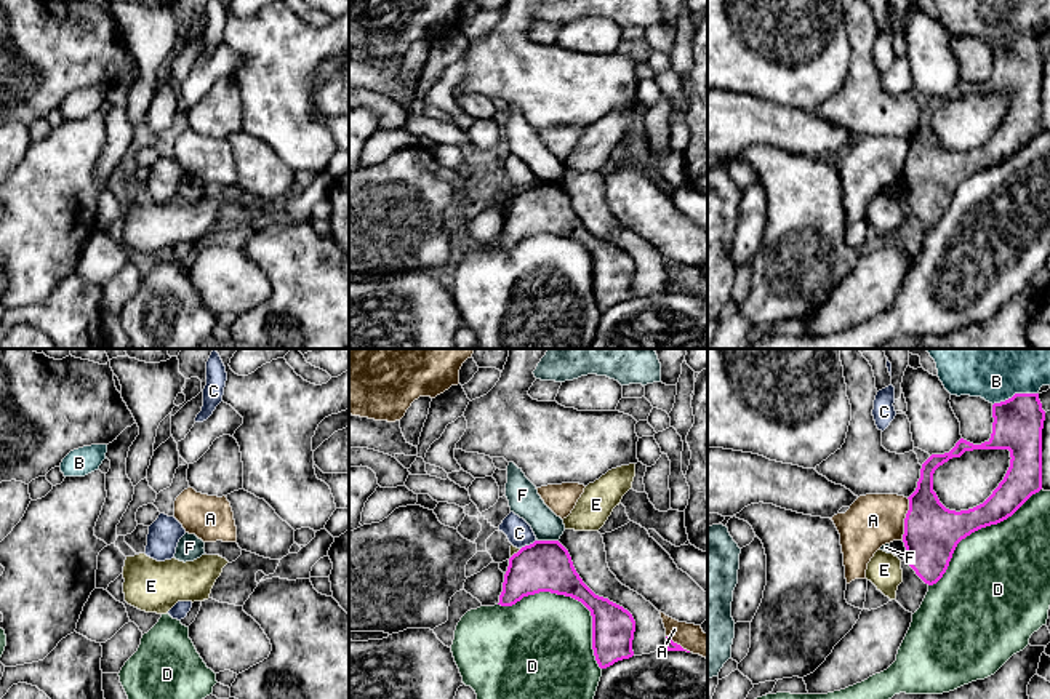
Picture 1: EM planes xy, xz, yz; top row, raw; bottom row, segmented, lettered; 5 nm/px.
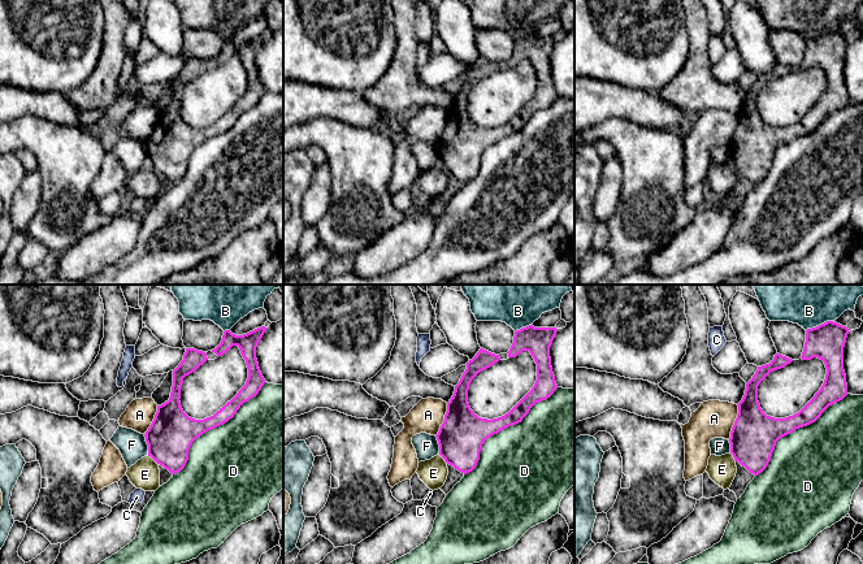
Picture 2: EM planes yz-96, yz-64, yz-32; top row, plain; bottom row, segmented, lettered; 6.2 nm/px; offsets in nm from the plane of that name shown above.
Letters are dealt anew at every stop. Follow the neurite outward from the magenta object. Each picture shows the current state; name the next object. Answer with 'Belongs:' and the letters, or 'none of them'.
Belongs: none of them

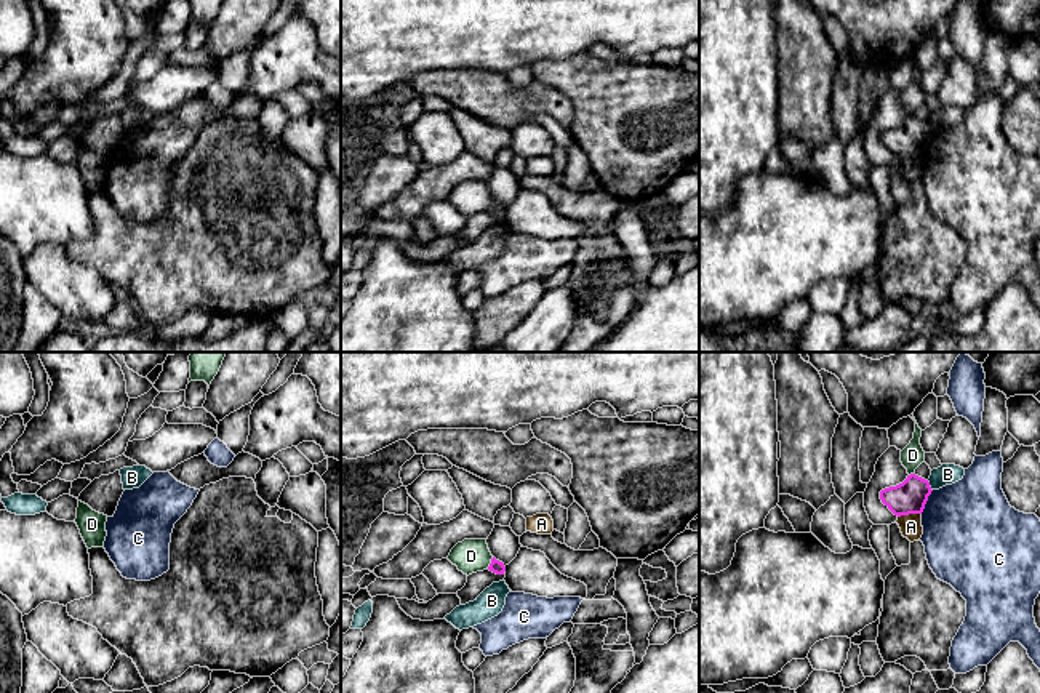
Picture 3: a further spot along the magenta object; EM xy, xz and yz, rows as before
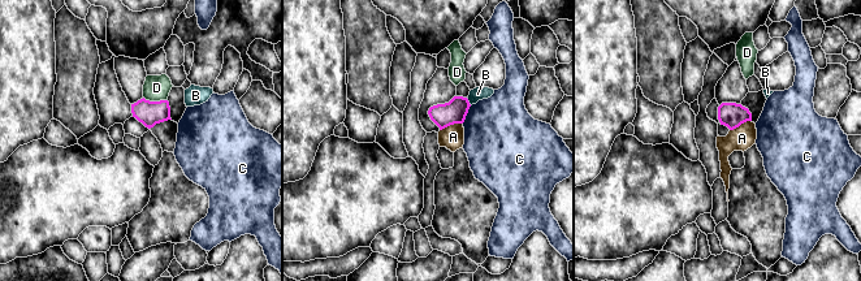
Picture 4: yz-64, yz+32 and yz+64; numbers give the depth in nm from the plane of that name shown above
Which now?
Belongs: none of them

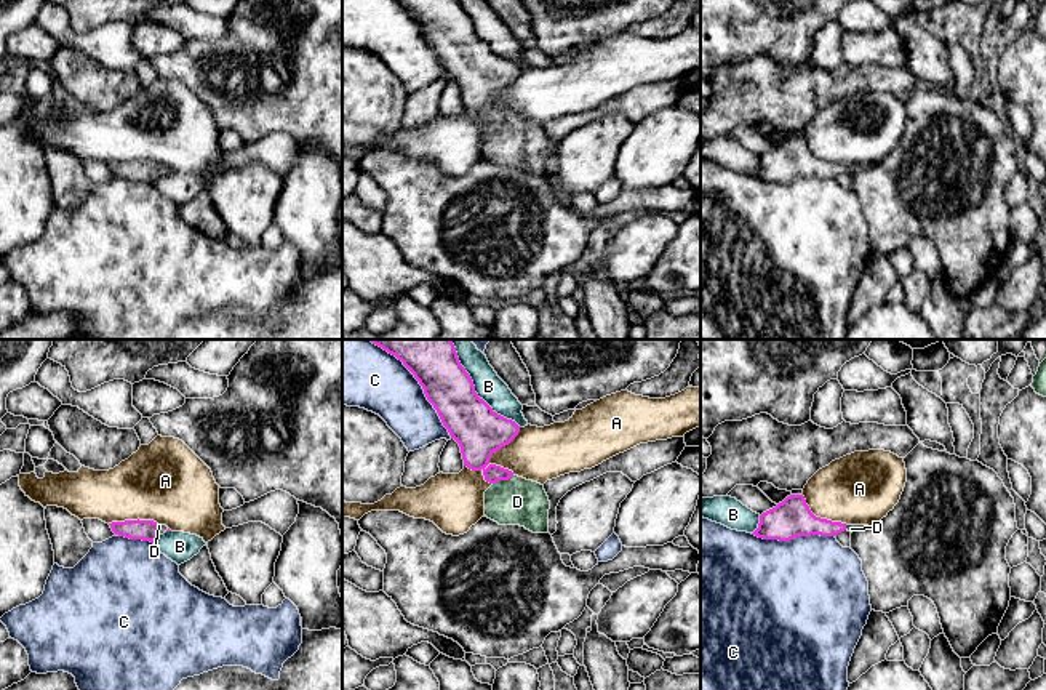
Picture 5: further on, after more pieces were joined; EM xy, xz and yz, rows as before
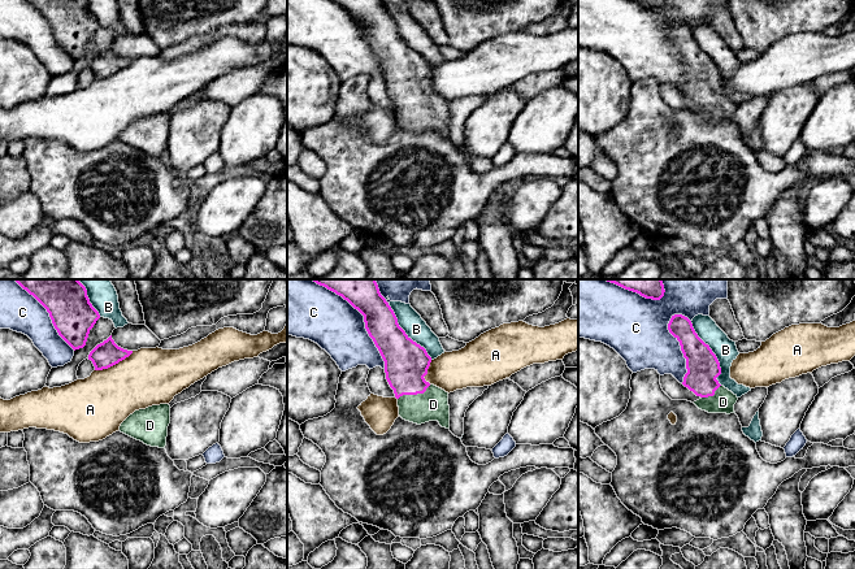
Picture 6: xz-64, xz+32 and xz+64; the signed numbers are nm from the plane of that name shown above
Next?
Belongs: D

